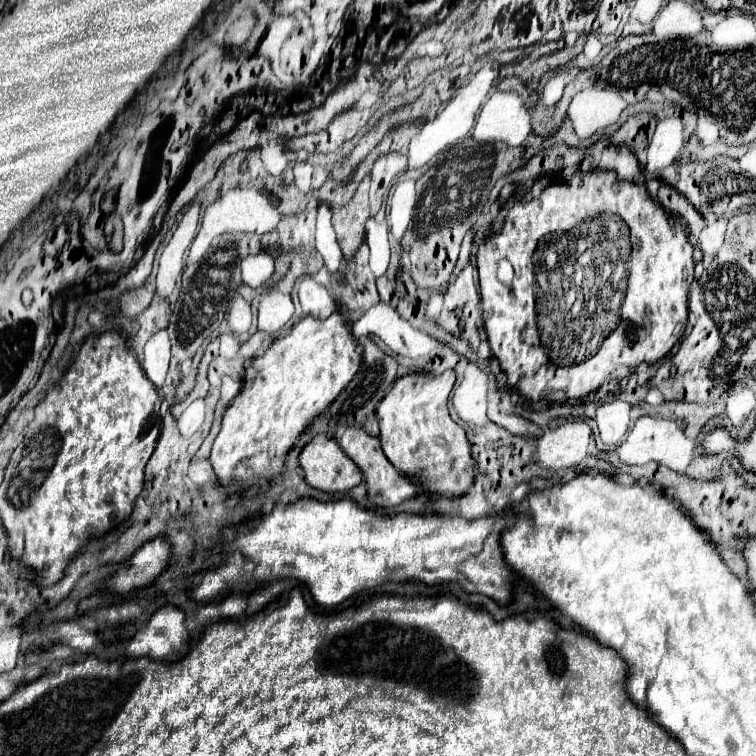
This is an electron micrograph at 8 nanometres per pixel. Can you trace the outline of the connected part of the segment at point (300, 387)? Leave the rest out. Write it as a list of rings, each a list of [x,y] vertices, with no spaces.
[[[334,311],[326,319],[316,319],[312,315],[302,317],[288,335],[276,339],[264,355],[252,359],[250,367],[246,367],[244,373],[244,389],[224,411],[220,433],[212,443],[210,463],[214,467],[218,483],[230,485],[230,479],[238,477],[242,481],[242,487],[246,489],[254,485],[254,481],[262,485],[264,481],[270,481],[283,473],[285,458],[296,443],[298,435],[352,381],[360,367],[360,361],[362,353],[358,349],[358,339],[350,331],[350,325],[340,311]]]

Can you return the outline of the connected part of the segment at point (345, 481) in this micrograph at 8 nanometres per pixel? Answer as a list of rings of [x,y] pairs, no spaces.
[[[314,435],[300,451],[300,467],[310,487],[326,493],[350,491],[362,481],[360,469],[346,457],[336,439]]]

